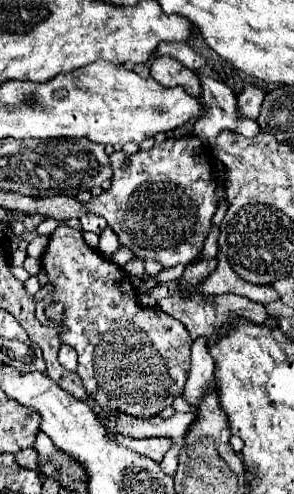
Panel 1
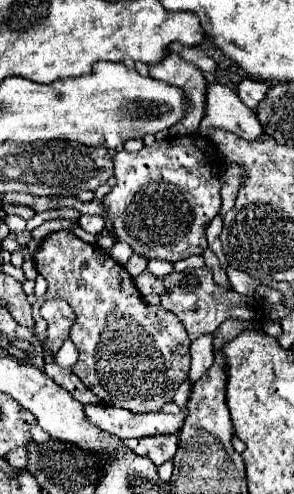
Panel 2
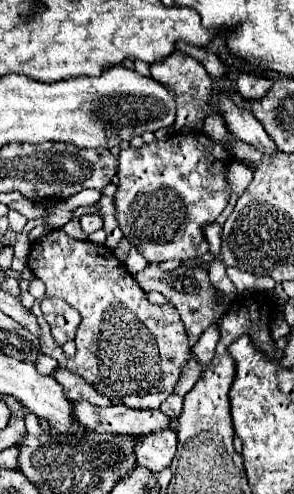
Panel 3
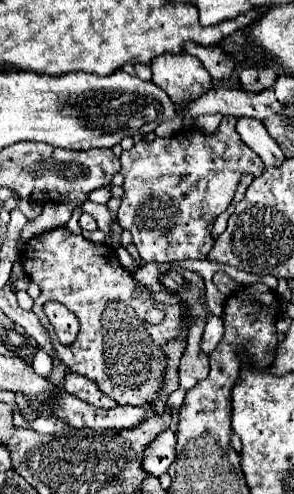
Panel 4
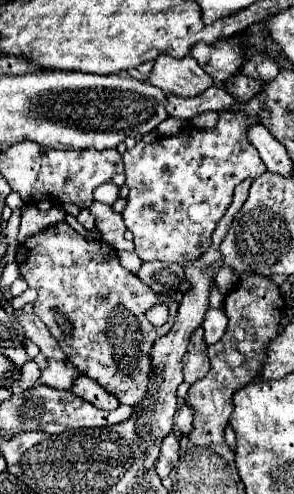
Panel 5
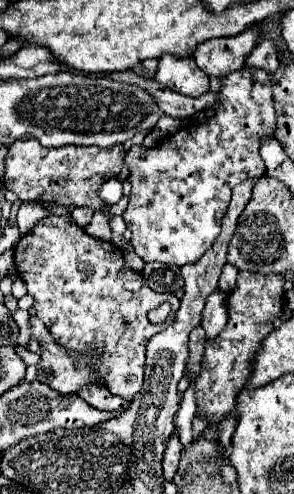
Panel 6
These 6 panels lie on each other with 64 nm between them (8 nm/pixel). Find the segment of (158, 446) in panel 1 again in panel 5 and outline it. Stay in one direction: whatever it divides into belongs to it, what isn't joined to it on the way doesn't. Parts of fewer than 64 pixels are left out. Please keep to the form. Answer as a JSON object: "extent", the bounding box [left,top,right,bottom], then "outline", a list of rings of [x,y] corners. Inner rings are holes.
{"extent":[156,432,180,478],"outline":[[[170,432],[160,446],[160,458],[156,460],[156,472],[160,478],[168,478],[170,470],[176,466],[178,456],[180,456],[180,448],[178,448],[178,436],[174,432]]]}

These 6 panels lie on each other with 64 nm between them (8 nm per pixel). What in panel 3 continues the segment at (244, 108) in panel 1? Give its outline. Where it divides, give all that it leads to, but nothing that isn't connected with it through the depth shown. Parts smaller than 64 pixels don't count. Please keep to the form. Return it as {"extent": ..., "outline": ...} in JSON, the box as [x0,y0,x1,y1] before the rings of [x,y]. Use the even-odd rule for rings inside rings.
{"extent":[238,74,272,100],"outline":[[[240,74],[238,78],[238,92],[252,100],[252,98],[262,98],[272,86],[272,80],[270,78],[264,78],[264,76],[256,76],[256,74]]]}

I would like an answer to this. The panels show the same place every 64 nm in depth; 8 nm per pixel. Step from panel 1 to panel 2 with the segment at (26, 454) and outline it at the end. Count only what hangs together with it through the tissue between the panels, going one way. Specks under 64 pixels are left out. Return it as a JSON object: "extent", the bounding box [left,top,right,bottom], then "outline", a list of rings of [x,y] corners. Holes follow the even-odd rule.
{"extent":[4,448,26,468],"outline":[[[14,448],[4,456],[12,466],[16,468],[24,468],[26,466],[26,450],[24,448]]]}

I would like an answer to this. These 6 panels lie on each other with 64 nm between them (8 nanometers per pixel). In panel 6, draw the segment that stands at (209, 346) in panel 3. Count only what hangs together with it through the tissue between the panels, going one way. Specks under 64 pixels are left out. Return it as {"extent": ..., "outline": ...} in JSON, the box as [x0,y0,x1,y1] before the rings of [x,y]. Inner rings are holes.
{"extent":[202,290,228,338],"outline":[[[216,290],[208,296],[206,306],[204,306],[204,318],[202,326],[206,330],[208,338],[214,338],[222,332],[222,328],[228,322],[228,304],[226,304],[226,294],[222,290]]]}

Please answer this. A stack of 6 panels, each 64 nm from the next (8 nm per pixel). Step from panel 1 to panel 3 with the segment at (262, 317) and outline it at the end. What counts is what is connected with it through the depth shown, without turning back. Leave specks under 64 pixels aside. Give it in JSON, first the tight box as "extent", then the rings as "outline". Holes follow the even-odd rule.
{"extent":[134,264,224,346],"outline":[[[148,264],[144,270],[134,274],[134,280],[142,286],[144,292],[162,292],[172,306],[176,306],[176,310],[182,316],[182,322],[186,326],[186,334],[188,334],[188,342],[190,346],[196,344],[196,340],[202,336],[202,332],[212,326],[214,322],[218,322],[224,314],[224,308],[216,308],[216,298],[218,298],[218,290],[210,284],[208,280],[208,272],[202,268],[188,268],[184,270],[182,276],[170,276],[170,272],[160,270],[156,264]]]}

